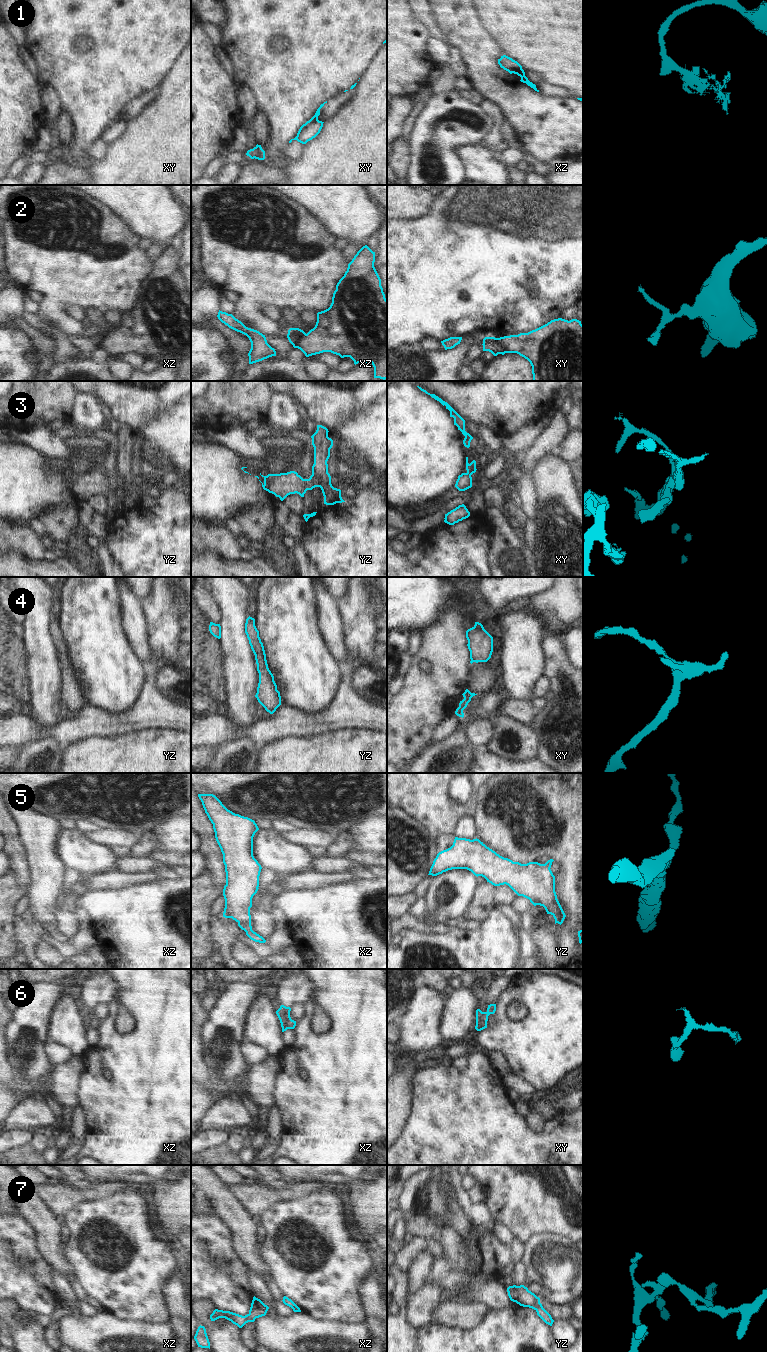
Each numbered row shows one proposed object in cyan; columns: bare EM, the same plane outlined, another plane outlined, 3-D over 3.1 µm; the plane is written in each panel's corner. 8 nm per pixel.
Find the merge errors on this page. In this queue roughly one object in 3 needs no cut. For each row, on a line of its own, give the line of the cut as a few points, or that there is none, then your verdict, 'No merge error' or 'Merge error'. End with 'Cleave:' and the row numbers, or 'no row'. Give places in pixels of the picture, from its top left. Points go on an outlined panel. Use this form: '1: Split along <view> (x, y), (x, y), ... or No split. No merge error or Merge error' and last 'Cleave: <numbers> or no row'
1: Split along xz (499, 59), (511, 69), (522, 70). Merge error
2: Split along xy (495, 338), (504, 347), (506, 352). Merge error
3: Split along yz (312, 473), (318, 477), (321, 487). Merge error
4: No split. No merge error
5: No split. No merge error
6: No split. No merge error
7: No split. No merge error
Cleave: 1, 2, 3.

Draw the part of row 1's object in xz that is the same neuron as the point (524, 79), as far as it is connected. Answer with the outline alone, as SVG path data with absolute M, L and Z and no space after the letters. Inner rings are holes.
M498 59L498 64L500 65L501 68L508 71L510 74L514 73L514 74L517 74L518 76L520 76L521 77L521 80L520 80L521 82L526 83L528 86L533 88L535 91L539 92L539 90L536 88L536 85L533 84L532 82L530 82L528 80L528 78L525 76L524 70L521 70L521 71L511 70L503 62L501 62L500 59Z

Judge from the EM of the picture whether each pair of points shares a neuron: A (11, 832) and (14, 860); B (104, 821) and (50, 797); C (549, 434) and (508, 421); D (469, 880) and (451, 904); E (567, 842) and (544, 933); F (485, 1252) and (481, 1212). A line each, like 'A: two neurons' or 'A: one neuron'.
A: one neuron
B: one neuron
C: two neurons
D: one neuron
E: two neurons
F: two neurons

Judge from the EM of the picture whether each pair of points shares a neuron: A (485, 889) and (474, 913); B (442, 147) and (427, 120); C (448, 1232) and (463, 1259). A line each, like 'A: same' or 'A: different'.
A: same
B: same
C: same

